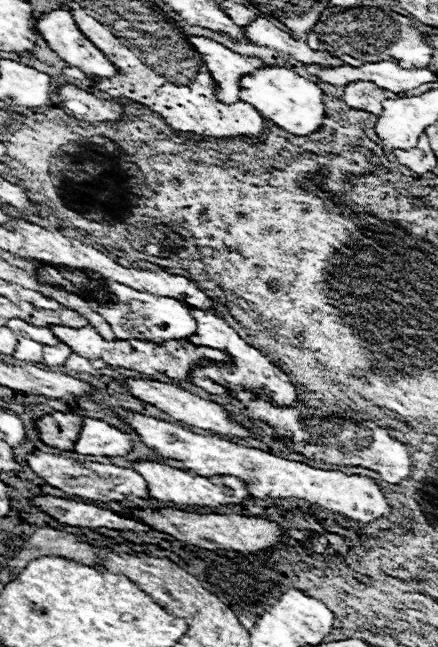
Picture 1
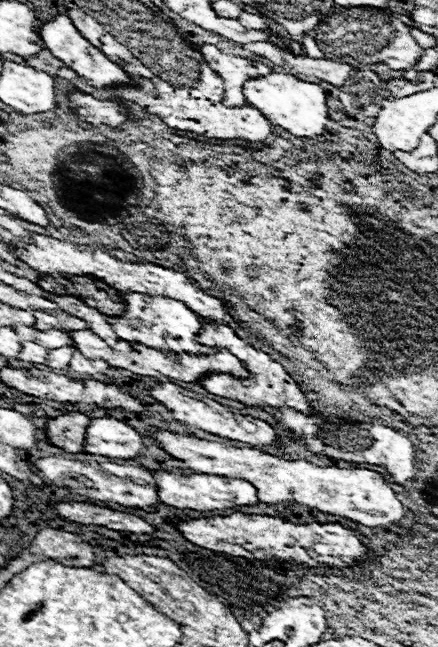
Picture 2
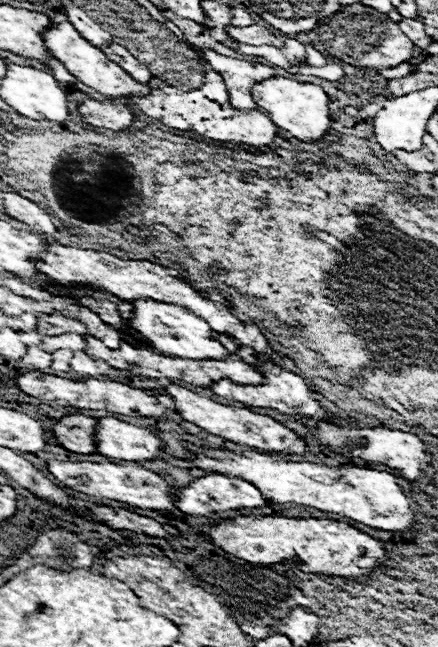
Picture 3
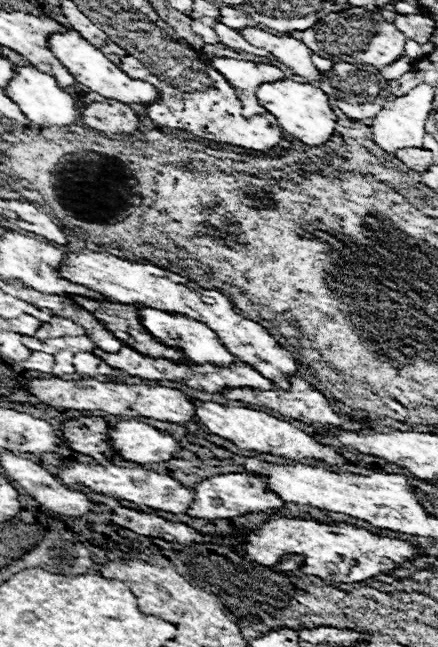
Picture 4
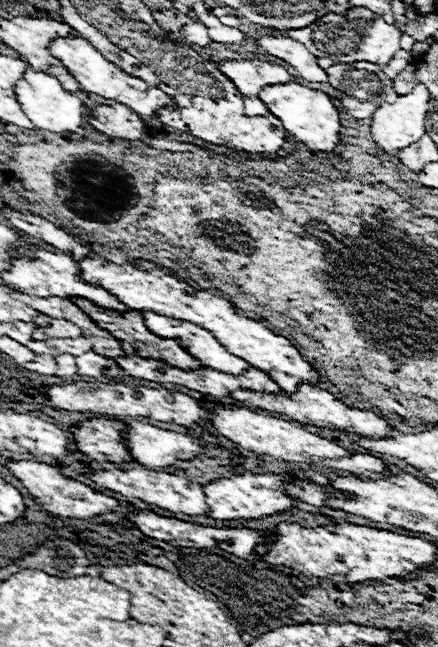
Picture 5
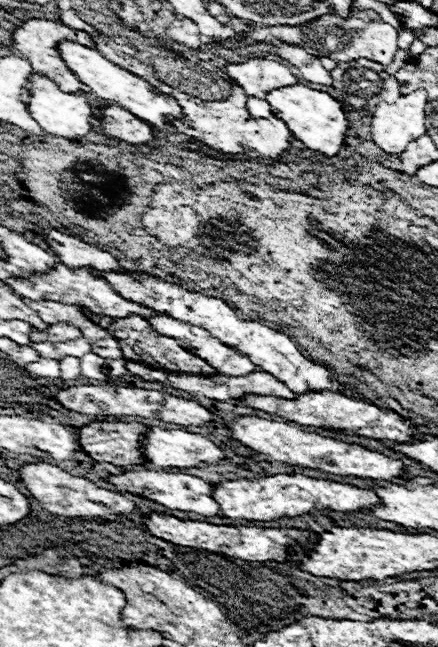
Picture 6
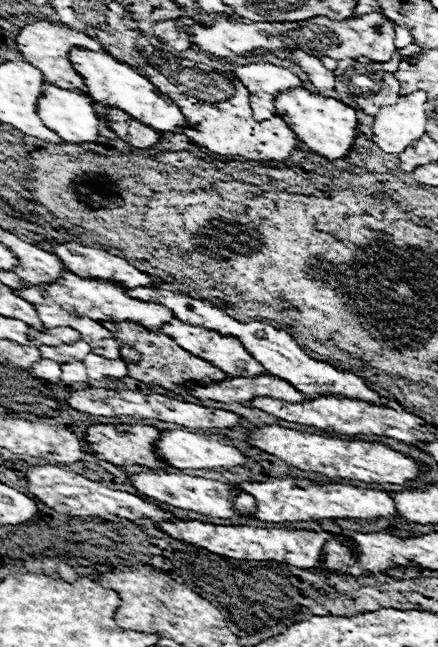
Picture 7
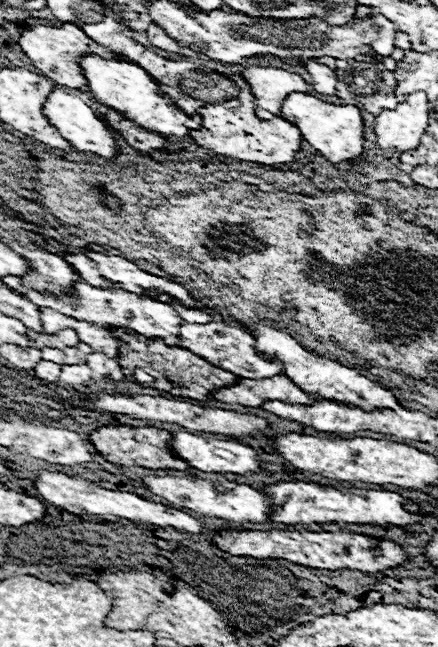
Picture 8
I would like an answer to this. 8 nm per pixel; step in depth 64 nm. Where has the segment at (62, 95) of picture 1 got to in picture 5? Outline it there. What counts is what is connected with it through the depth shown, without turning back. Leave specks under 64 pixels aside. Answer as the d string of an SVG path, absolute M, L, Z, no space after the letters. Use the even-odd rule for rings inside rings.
M114 102L110 106L104 106L104 104L94 106L94 110L90 110L88 122L98 132L102 132L110 138L142 140L142 136L144 136L142 118L120 102Z

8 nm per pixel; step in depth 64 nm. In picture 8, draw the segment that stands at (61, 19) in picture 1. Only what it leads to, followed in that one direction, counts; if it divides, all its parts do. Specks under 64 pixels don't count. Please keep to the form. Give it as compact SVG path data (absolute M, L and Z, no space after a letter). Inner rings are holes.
M88 54L80 58L80 68L88 80L90 94L100 104L106 104L110 108L116 108L116 112L128 116L134 124L140 124L142 128L148 128L150 132L160 132L162 136L188 136L190 130L200 128L200 116L186 116L172 98L168 98L158 84L152 80L152 76L142 70L136 64L120 62L120 60L106 60L98 54Z

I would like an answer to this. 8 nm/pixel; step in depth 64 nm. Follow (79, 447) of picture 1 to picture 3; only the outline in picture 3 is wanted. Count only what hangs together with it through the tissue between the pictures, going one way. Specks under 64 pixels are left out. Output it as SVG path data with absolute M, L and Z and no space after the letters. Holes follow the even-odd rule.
M98 418L96 424L96 452L106 458L128 462L154 460L164 450L156 434L142 426L122 422L118 418Z

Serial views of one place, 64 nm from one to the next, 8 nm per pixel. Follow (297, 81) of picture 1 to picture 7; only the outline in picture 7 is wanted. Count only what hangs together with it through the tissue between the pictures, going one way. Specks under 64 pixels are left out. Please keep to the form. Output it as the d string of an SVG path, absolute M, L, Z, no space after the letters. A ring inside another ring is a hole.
M290 88L284 92L276 94L274 100L276 116L280 116L302 140L312 152L336 160L348 154L352 140L354 140L354 130L356 130L356 110L322 94L314 94L306 88Z

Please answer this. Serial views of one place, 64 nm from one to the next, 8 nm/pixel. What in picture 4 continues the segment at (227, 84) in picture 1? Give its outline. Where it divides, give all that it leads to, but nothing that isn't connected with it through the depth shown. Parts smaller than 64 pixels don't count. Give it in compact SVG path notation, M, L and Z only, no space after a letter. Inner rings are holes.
M210 58L210 64L236 88L236 96L242 104L242 115L251 117L255 114L265 114L256 98L255 92L264 80L284 80L284 72L272 64L258 64L258 62L244 62L234 58Z

